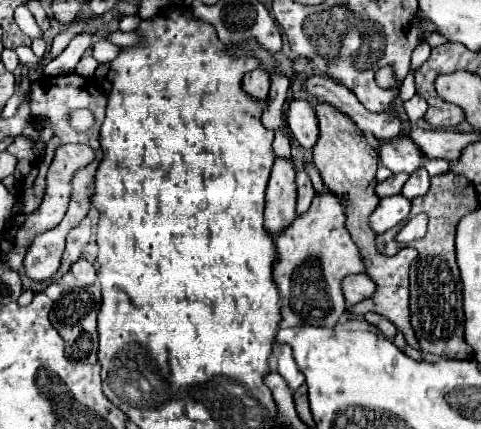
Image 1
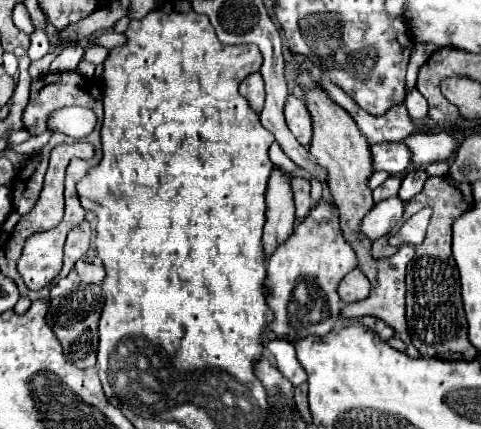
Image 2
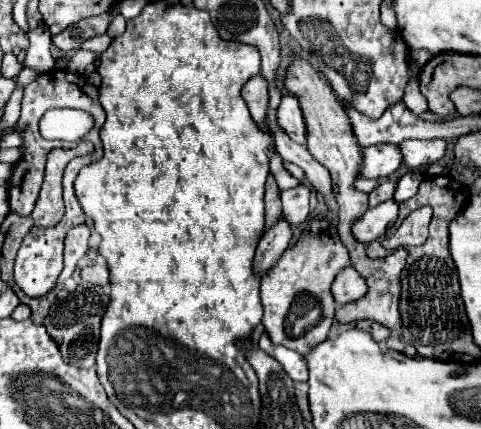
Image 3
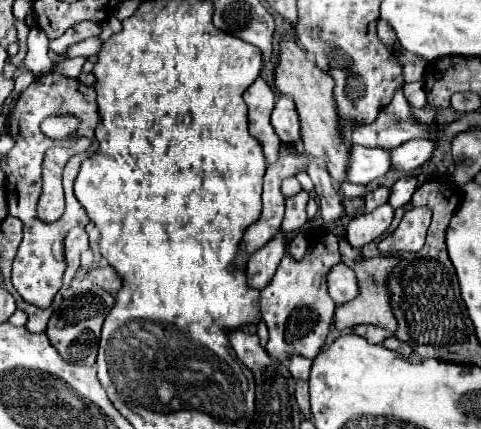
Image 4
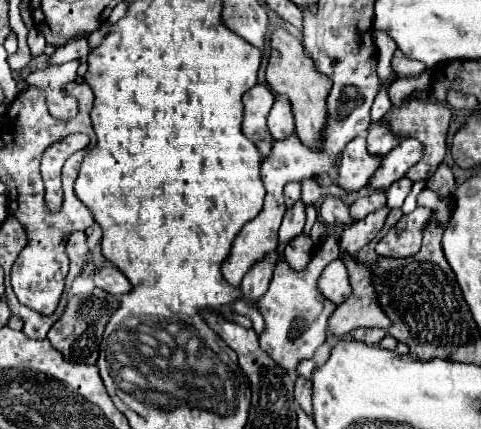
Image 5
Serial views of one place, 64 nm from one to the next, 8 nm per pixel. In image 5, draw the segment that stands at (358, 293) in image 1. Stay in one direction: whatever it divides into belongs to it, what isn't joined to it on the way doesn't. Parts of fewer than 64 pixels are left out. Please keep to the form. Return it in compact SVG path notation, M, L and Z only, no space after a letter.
M334 260L332 264L328 264L318 280L318 288L322 292L324 298L332 300L334 304L342 304L348 294L352 292L350 290L350 284L348 284L348 272L346 272L346 266L342 260Z

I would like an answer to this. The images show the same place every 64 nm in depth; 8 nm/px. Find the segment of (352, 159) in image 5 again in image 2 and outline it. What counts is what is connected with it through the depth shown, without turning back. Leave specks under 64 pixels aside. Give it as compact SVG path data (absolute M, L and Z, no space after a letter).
M382 142L370 146L374 172L384 170L388 174L404 172L410 164L410 152L404 142Z

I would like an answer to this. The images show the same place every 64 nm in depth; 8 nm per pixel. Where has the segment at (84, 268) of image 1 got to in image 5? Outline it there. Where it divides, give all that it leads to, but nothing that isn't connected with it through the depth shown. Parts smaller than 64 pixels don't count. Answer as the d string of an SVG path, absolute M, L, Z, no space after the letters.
M106 266L102 268L96 276L94 276L94 282L98 288L104 288L106 292L114 294L114 296L122 296L122 294L128 294L130 292L130 282L128 278L116 268L116 266Z

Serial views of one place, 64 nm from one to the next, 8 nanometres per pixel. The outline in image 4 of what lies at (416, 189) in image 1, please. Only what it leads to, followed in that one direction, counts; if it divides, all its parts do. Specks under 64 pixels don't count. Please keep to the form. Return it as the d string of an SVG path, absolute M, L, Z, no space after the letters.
M402 176L402 178L390 188L390 200L388 200L388 204L392 204L392 208L404 206L406 202L410 202L416 186L418 186L416 176Z

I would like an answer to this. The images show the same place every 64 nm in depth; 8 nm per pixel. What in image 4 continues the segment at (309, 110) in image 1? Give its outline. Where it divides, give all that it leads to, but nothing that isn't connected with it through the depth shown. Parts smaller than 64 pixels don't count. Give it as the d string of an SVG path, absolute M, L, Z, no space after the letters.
M280 96L274 110L272 110L272 128L276 130L282 142L298 142L300 140L300 126L294 102L286 96Z

